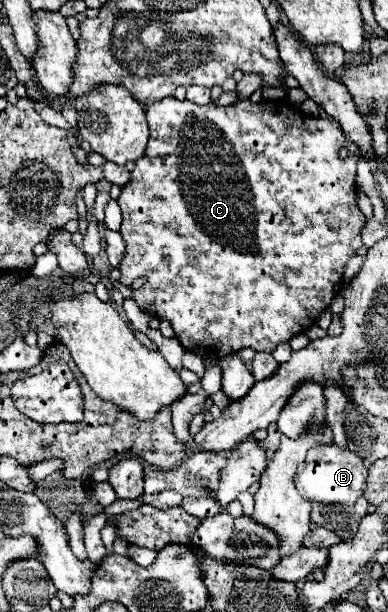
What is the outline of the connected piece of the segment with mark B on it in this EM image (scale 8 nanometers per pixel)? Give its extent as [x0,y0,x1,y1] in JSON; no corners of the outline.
[294,445,368,505]

